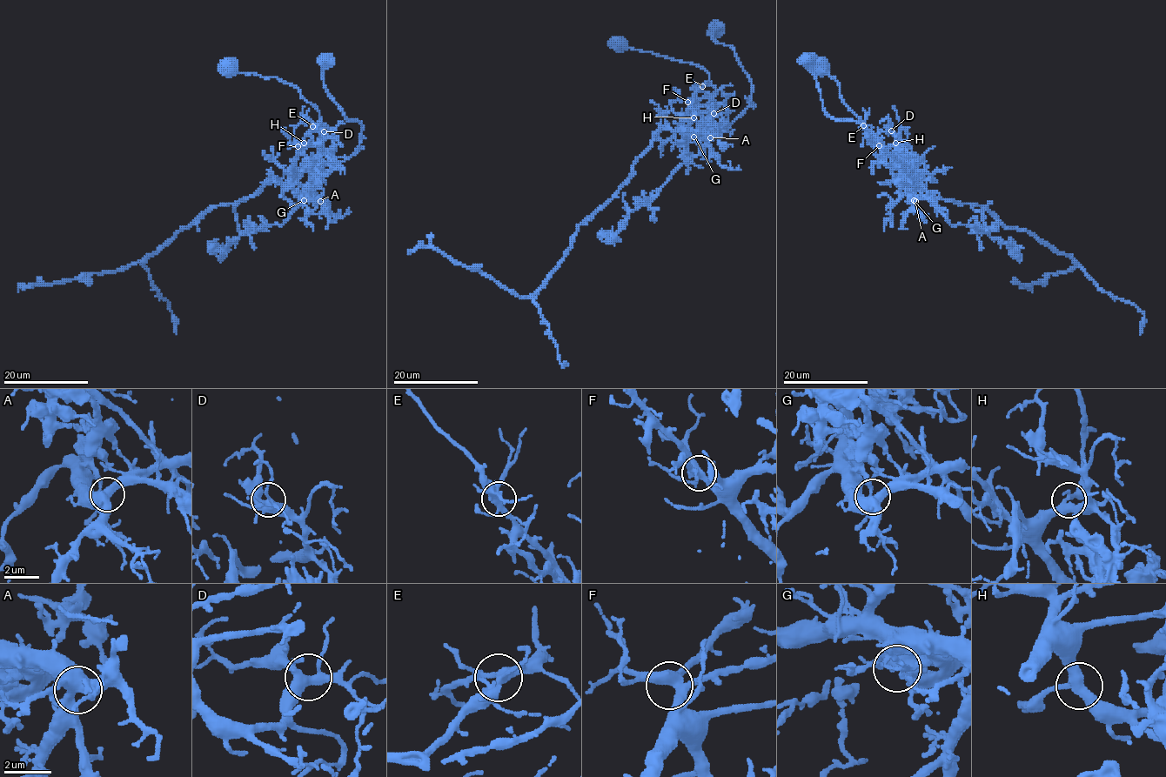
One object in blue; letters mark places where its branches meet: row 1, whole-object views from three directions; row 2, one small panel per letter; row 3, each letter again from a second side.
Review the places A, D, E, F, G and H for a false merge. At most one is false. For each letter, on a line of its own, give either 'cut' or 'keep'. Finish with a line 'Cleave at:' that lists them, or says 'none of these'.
A: keep
D: keep
E: keep
F: keep
G: cut
H: keep
Cleave at: G

